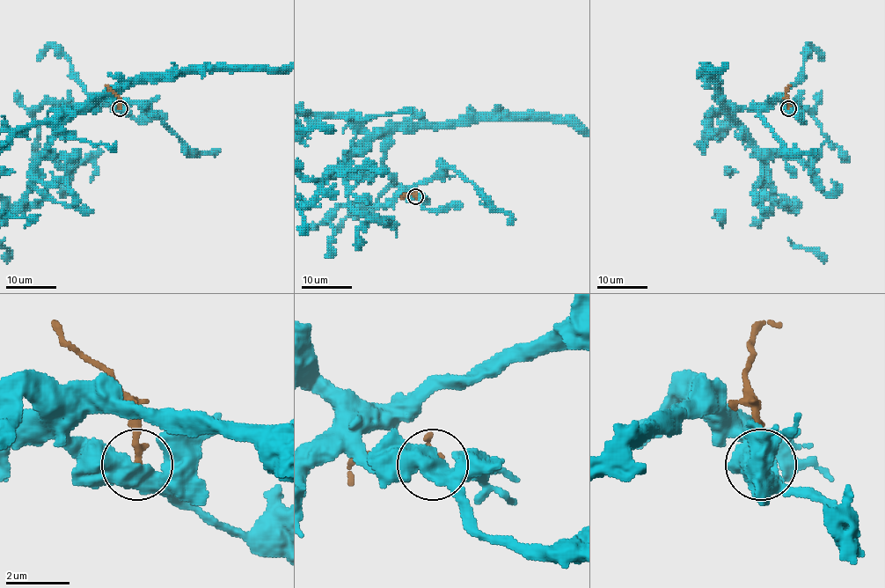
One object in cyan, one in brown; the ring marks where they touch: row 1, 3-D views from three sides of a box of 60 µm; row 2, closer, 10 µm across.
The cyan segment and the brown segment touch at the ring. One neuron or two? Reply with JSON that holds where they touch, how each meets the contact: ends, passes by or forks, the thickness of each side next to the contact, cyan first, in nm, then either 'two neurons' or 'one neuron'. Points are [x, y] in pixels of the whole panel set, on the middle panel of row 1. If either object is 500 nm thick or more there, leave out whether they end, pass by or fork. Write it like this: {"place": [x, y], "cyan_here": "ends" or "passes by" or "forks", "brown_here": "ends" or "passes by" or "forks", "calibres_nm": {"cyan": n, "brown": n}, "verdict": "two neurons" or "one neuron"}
{"place": [415, 196], "calibres_nm": {"cyan": 550, "brown": 240}, "verdict": "two neurons"}

